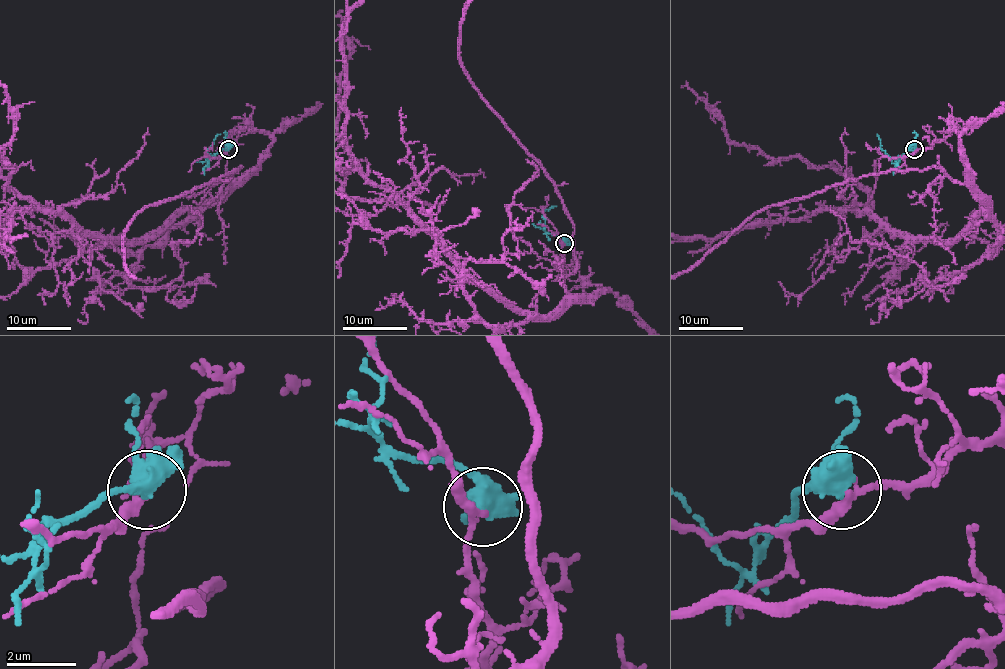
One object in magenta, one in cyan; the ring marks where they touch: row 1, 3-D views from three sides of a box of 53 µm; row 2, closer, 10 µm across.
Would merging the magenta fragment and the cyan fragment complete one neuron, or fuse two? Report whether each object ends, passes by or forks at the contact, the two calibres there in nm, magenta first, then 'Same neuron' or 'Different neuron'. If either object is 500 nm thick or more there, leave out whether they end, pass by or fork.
At the ring magenta passes by. At the ring cyan forks. Thickness 200 nm (magenta) against 420 nm. Different neuron

